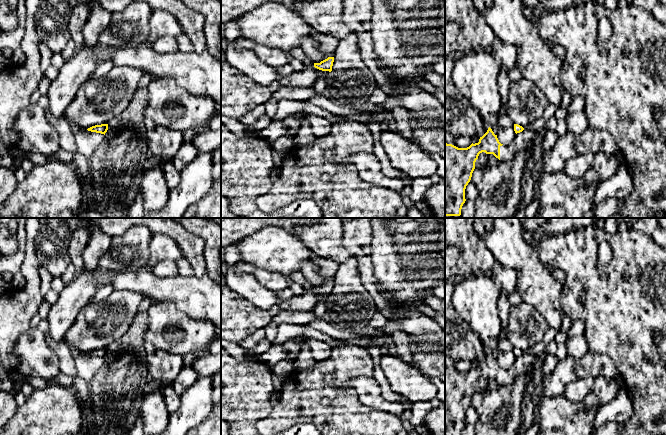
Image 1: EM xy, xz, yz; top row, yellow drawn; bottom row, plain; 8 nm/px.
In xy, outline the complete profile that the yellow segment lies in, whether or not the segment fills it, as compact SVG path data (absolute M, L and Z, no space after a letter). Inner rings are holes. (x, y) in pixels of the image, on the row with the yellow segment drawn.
M108 124L95 125L87 130L81 130L75 134L77 151L89 158L103 142Z

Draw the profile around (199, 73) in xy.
M151 44L129 46L112 50L109 54L114 66L140 68L156 78L173 78L177 85L198 97L209 97L221 106L221 60L209 51L202 53L176 51L174 53L158 53Z

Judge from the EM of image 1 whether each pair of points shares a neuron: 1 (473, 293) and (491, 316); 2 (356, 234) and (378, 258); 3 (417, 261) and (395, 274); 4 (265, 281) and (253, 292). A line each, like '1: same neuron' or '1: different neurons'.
1: same neuron
2: different neurons
3: same neuron
4: different neurons

